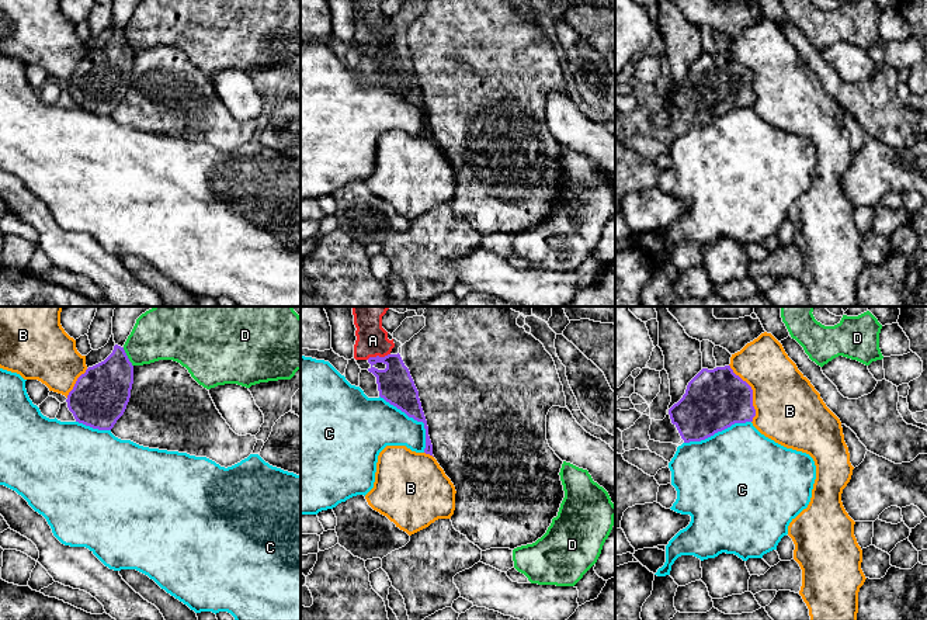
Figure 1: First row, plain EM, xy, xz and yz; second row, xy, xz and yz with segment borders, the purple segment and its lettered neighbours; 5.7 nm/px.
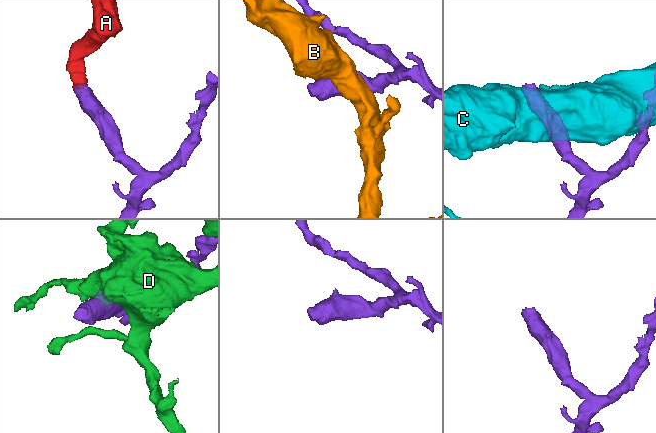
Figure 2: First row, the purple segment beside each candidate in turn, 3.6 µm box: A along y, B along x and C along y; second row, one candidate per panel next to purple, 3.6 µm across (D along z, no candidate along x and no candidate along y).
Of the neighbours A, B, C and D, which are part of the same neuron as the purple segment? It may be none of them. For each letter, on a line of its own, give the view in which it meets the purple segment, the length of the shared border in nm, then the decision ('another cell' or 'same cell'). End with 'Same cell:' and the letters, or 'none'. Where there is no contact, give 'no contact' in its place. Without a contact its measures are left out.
A: xz | 140 nm | same cell
B: yz | 360 nm | another cell
C: xz | 420 nm | another cell
D: xy | 130 nm | another cell
Same cell: A

